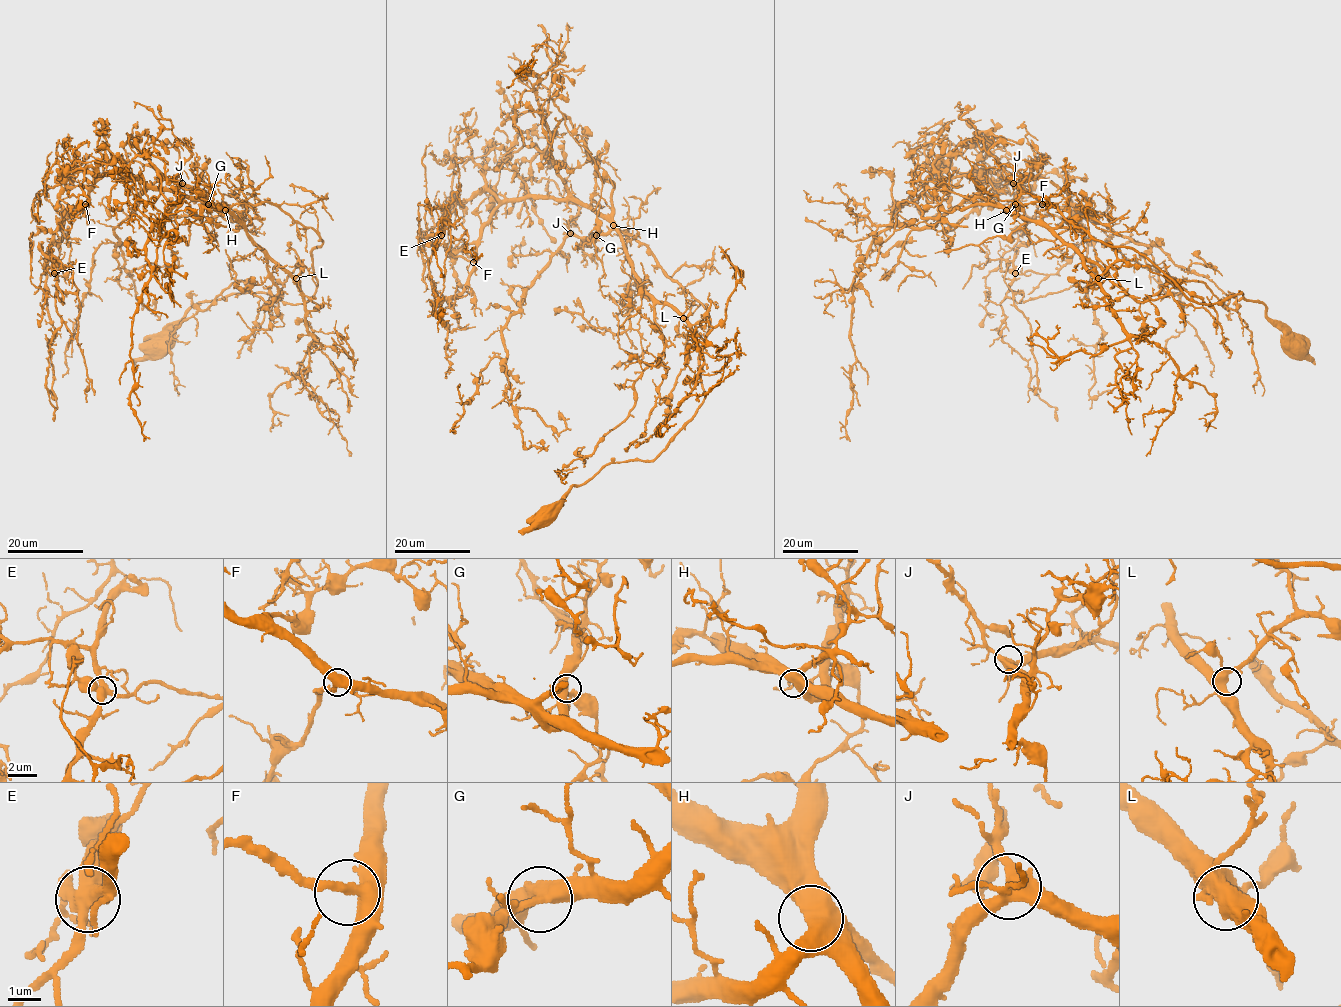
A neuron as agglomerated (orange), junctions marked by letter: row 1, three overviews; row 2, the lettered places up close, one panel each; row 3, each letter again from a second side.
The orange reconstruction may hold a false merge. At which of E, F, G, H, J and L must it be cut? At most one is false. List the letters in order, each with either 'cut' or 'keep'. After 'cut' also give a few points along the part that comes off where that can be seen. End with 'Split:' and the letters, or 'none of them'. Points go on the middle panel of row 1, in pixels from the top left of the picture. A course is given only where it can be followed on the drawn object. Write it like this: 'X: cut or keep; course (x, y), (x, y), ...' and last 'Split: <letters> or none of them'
E: cut; course (441, 235), (445, 229), (443, 220), (449, 223), (446, 218), (438, 223), (436, 247), (432, 249), (441, 277)
F: keep
G: keep
H: keep
J: keep
L: keep
Split: E

